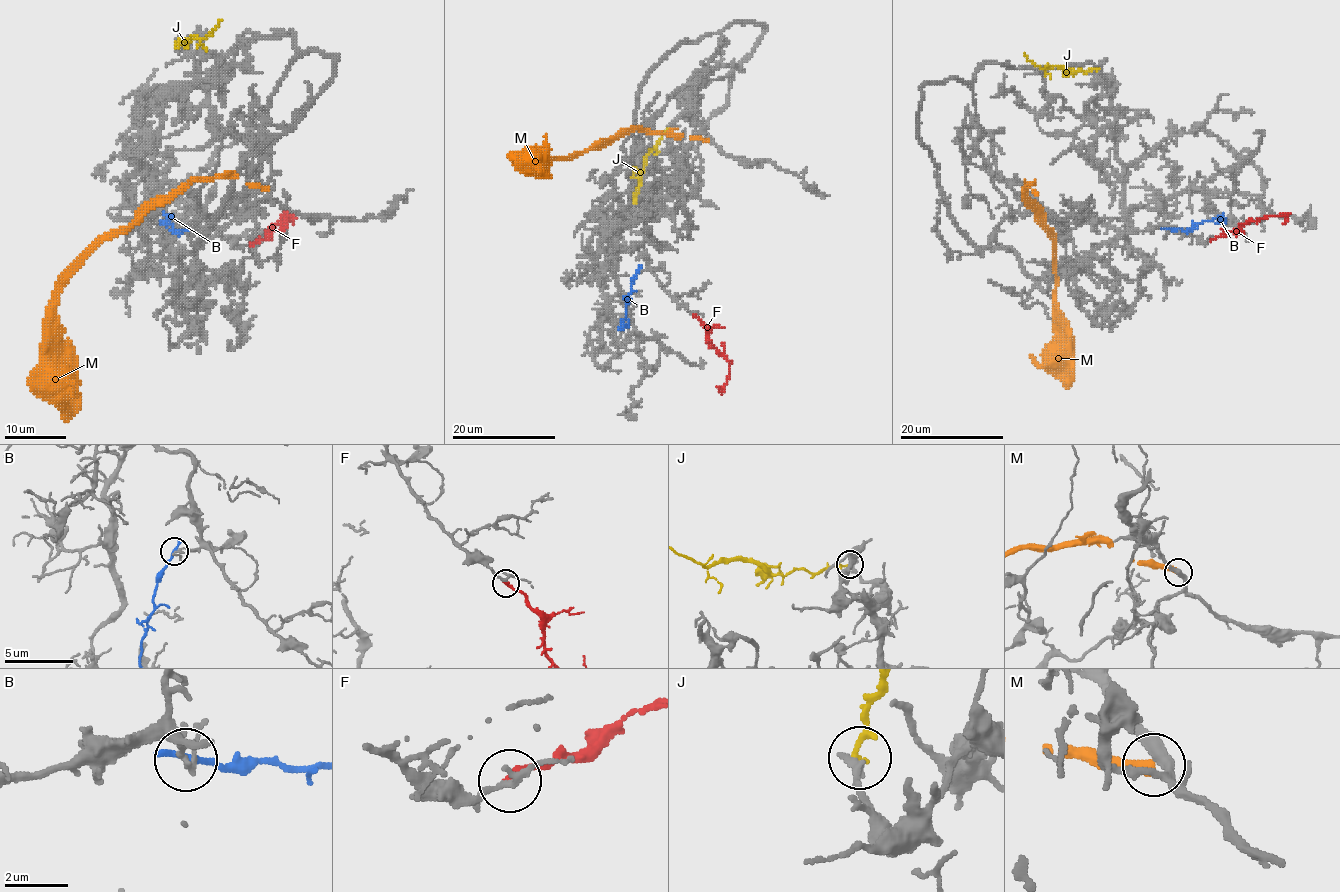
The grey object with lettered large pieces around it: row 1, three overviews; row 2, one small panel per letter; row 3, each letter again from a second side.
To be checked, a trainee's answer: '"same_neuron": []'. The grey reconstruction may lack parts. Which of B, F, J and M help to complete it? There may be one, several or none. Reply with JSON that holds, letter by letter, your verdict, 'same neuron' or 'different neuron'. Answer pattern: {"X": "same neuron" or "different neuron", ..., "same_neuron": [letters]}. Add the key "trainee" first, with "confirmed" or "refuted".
{"trainee": "refuted", "B": "different neuron", "F": "same neuron", "J": "different neuron", "M": "different neuron", "same_neuron": ["F"]}

